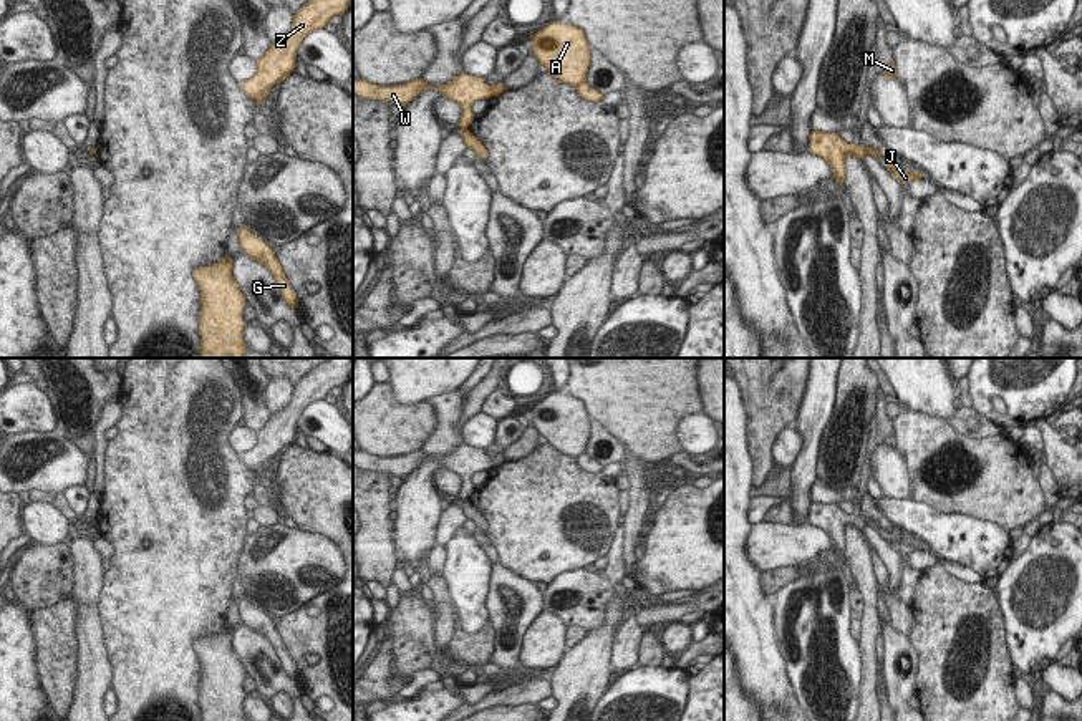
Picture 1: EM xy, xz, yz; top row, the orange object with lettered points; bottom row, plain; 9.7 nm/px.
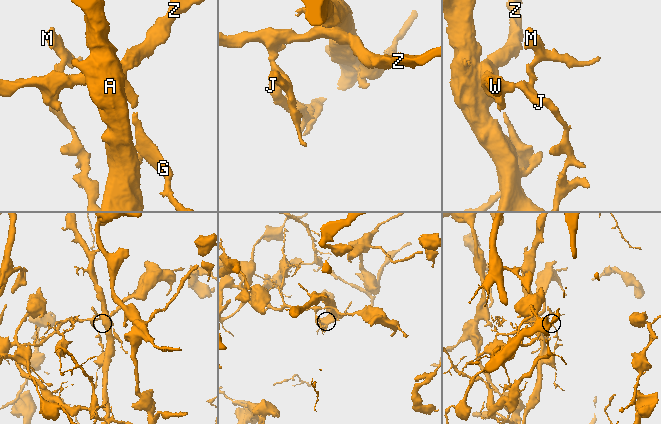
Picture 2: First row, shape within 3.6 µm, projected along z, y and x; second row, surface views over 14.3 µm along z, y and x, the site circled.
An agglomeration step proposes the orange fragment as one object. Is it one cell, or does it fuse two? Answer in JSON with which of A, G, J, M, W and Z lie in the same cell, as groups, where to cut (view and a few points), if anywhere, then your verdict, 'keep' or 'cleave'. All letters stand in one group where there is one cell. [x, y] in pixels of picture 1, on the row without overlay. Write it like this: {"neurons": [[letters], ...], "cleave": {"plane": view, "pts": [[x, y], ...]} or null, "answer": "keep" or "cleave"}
{"neurons": [["A", "J", "M"], ["G", "W", "Z"]], "cleave": {"plane": "xz", "pts": [[585, 451], [575, 459]]}, "answer": "cleave"}

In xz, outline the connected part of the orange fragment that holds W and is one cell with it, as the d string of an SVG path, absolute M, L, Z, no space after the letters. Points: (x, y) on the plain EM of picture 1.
M464 443L459 448L456 448L452 452L449 452L447 456L442 456L439 459L434 459L434 457L424 454L421 449L413 451L406 456L394 456L394 457L379 457L379 456L371 456L361 449L358 449L358 451L353 449L353 464L360 471L381 471L384 474L389 472L391 476L396 476L396 477L409 476L419 464L423 464L424 461L429 461L429 459L432 459L434 462L441 462L444 469L449 469L451 472L454 472L461 479L461 489L457 492L457 497L461 501L469 499L472 496L476 487L471 484L471 477L477 471L489 471L492 467L499 467L500 464L507 462L504 454L489 457L485 454L485 449L466 446Z

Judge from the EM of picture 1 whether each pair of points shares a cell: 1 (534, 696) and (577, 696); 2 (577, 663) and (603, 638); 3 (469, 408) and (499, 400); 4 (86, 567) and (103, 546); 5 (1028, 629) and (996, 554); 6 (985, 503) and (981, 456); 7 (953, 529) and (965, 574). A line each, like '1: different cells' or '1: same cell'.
1: different cells
2: same cell
3: different cells
4: different cells
5: different cells
6: same cell
7: different cells

